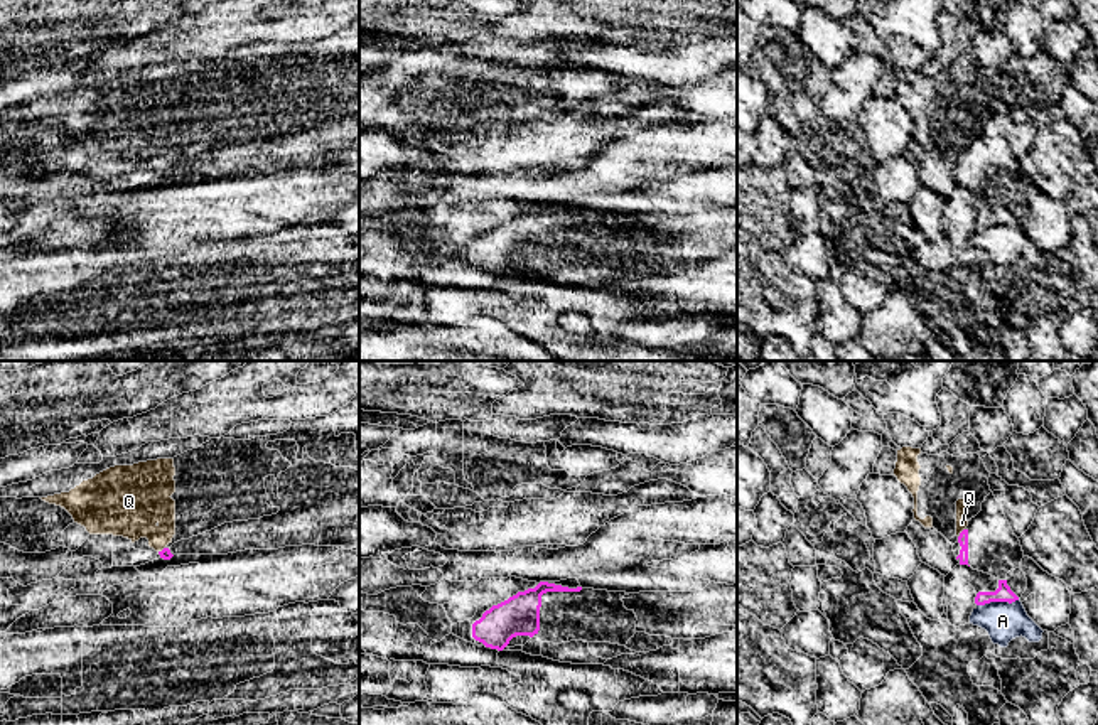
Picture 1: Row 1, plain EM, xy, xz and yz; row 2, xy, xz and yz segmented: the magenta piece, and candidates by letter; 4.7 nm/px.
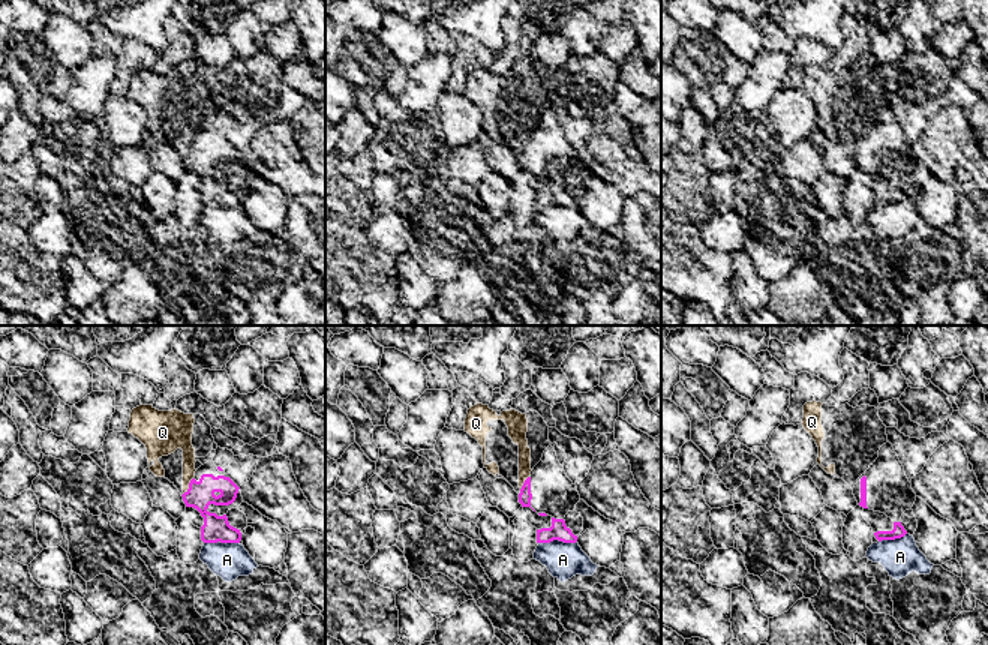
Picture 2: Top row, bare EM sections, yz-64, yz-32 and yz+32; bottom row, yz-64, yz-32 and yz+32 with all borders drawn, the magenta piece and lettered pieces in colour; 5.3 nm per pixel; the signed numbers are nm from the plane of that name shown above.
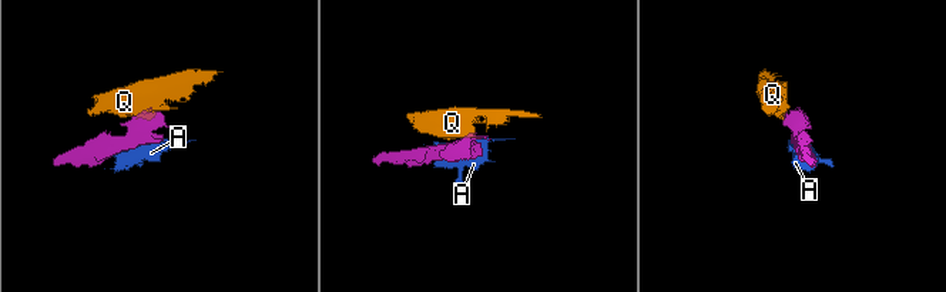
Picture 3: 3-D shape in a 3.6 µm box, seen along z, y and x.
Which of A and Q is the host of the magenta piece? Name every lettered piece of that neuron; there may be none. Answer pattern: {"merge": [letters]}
{"merge": []}

